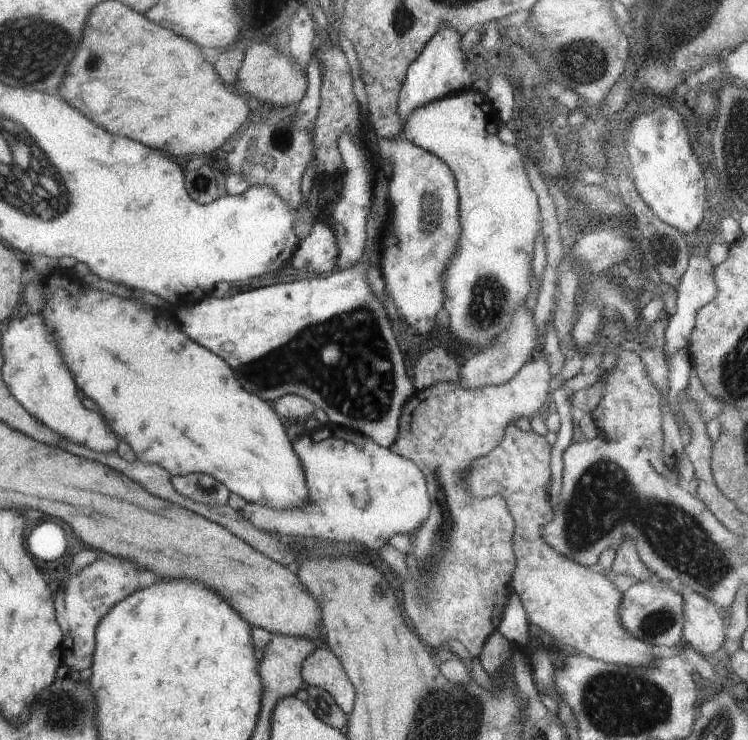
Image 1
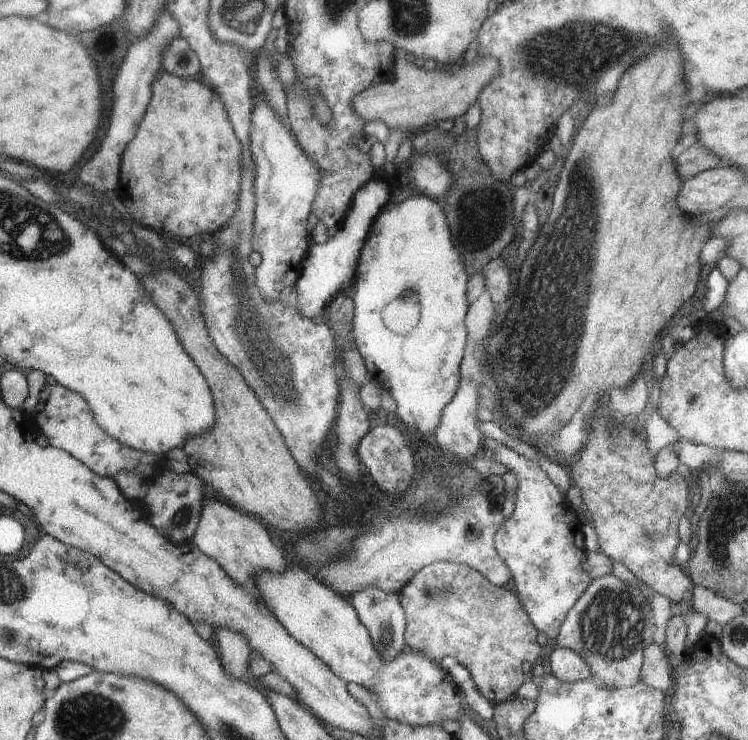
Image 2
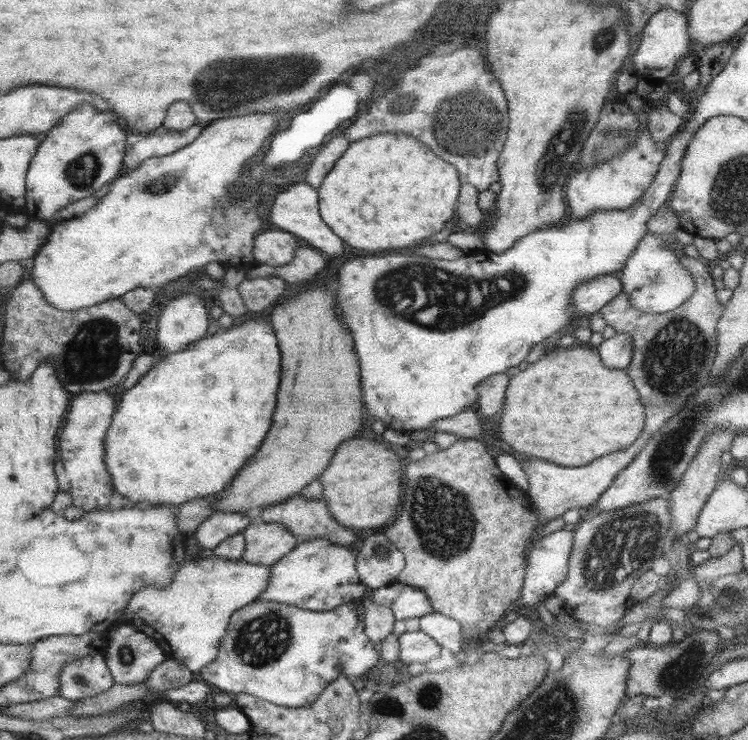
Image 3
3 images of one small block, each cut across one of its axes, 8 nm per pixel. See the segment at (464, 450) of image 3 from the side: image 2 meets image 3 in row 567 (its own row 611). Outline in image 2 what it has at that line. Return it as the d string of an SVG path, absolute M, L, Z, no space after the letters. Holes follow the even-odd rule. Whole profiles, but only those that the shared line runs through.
M438 561L424 566L400 590L399 597L405 614L403 637L406 649L436 662L446 657L455 658L468 670L476 688L488 702L497 705L516 697L518 688L526 681L522 664L535 664L542 656L543 646L536 641L539 632L522 608L517 595L504 587L493 585L482 574L466 565Z

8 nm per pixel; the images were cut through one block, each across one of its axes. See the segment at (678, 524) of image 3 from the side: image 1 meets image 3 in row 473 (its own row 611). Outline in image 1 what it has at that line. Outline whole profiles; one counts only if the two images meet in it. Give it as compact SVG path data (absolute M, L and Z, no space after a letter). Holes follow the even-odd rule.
M680 586L678 592L685 599L684 602L684 627L683 642L684 645L691 647L698 655L709 656L720 654L726 641L726 628L724 627L723 618L720 616L720 610L710 600L704 596L698 595L685 586Z

